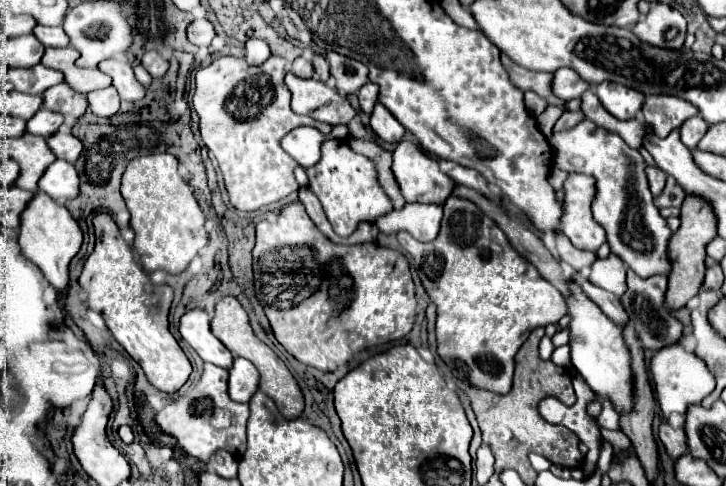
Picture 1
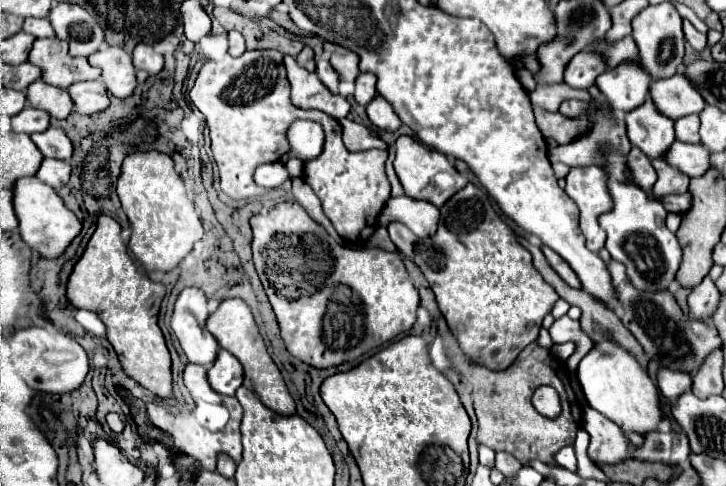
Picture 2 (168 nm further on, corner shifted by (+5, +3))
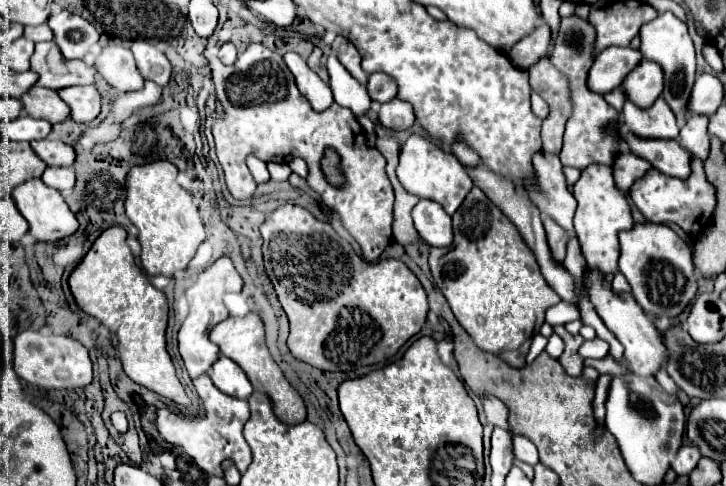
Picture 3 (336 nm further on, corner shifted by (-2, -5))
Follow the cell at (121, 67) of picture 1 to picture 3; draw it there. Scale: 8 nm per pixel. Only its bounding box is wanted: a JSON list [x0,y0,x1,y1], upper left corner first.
[96,46,144,94]

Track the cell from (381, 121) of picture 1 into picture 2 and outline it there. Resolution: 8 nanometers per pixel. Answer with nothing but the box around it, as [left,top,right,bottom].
[367,96,401,132]

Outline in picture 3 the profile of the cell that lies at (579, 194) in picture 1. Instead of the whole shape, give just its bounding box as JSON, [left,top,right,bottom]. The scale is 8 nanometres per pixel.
[572,164,632,274]

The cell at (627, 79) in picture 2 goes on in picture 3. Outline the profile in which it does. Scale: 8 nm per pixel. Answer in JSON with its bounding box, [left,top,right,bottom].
[620,60,662,108]

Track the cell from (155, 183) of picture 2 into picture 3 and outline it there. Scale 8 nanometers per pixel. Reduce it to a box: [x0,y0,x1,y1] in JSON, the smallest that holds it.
[126,160,204,276]

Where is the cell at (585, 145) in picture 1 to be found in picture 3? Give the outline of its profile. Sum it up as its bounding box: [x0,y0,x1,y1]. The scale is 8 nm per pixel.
[618,224,696,318]

